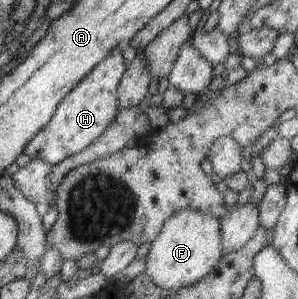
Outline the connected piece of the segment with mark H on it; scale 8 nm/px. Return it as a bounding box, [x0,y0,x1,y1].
[24,46,126,164]

